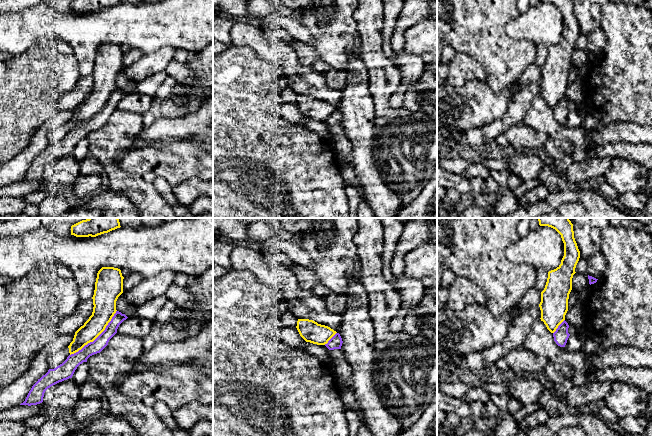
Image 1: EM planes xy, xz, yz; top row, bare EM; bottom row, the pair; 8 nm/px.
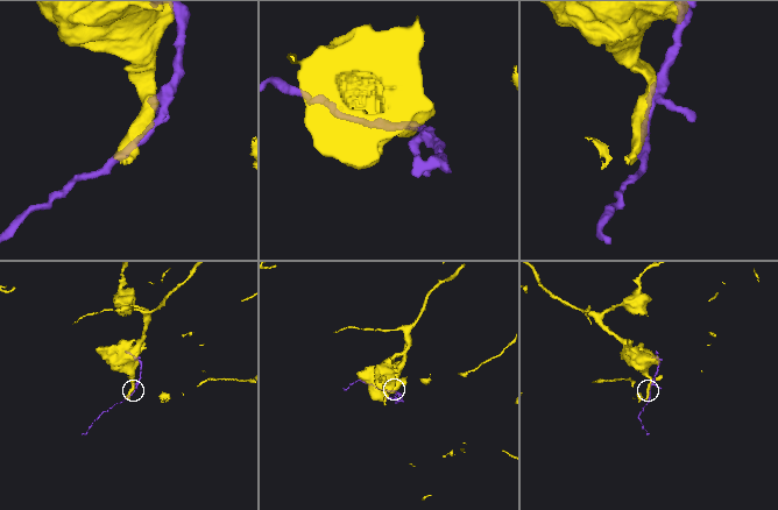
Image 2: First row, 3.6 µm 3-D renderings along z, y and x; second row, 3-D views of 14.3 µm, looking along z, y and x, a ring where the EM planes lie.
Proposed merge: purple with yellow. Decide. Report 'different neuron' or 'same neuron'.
different neuron

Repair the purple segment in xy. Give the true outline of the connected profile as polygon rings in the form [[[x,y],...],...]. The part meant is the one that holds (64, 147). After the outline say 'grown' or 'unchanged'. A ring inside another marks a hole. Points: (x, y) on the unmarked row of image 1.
[[[116,87],[105,106],[93,117],[85,121],[78,128],[71,130],[67,135],[54,145],[49,145],[32,162],[25,177],[20,181],[37,181],[43,178],[45,167],[51,162],[72,154],[77,143],[87,135],[97,129],[100,129],[107,121],[109,116],[117,109],[119,101],[128,93],[119,87]]]; unchanged

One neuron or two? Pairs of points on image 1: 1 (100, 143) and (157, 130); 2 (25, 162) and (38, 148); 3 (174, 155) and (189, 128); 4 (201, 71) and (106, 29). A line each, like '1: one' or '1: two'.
1: two
2: one
3: two
4: two

